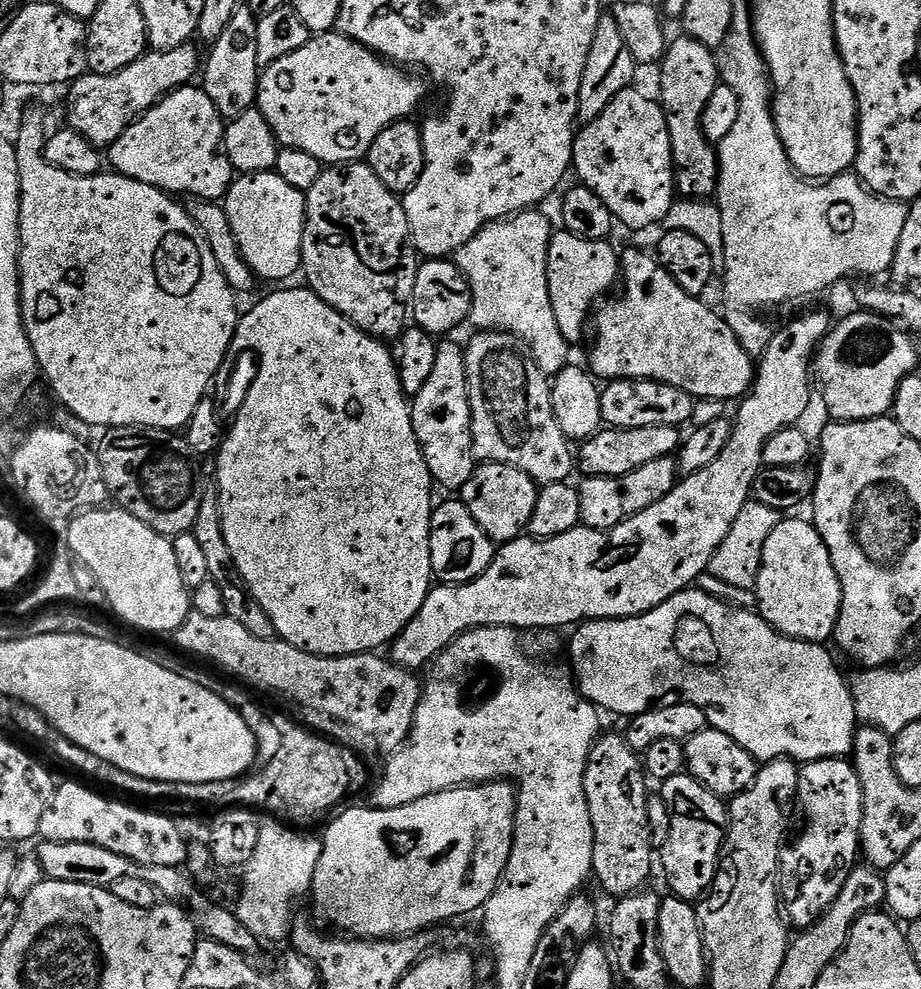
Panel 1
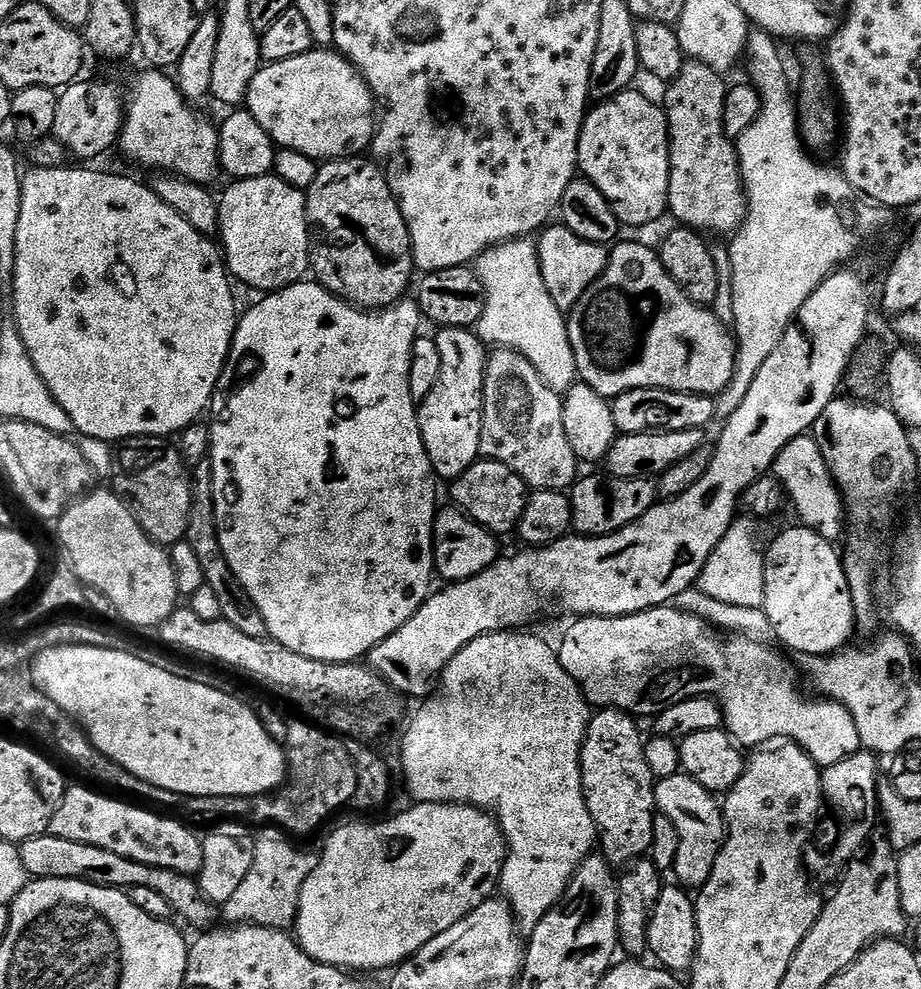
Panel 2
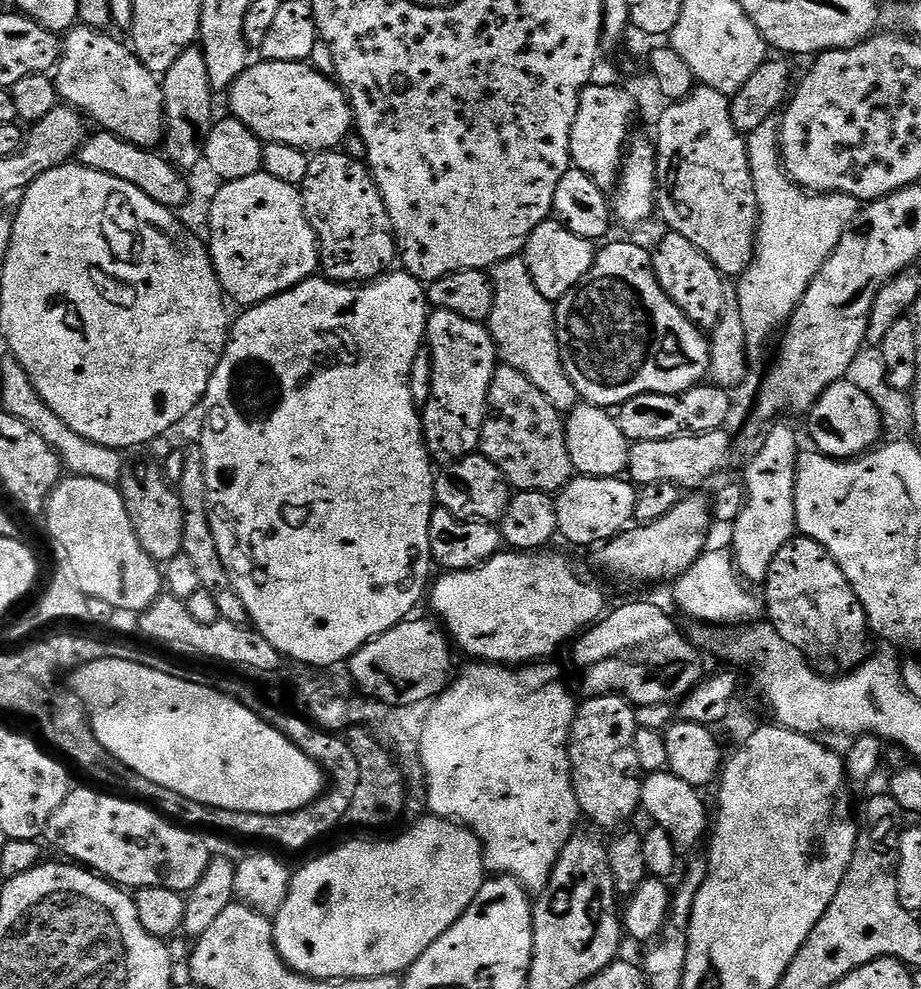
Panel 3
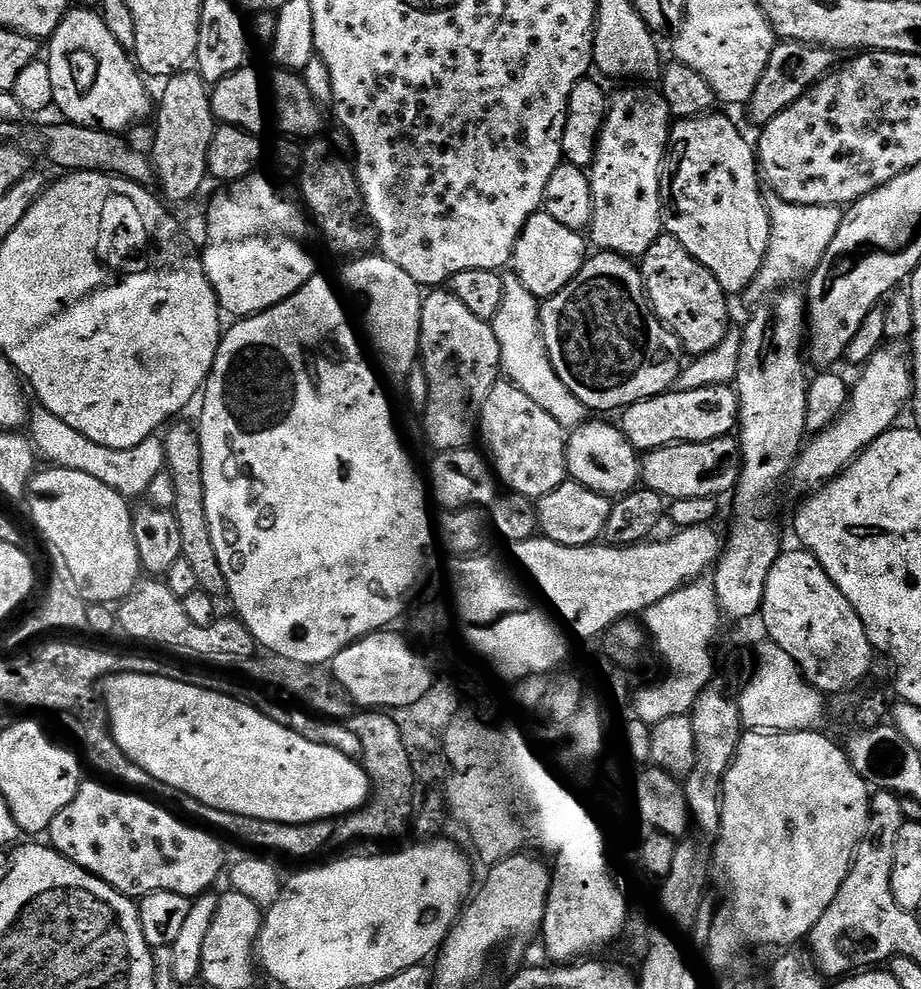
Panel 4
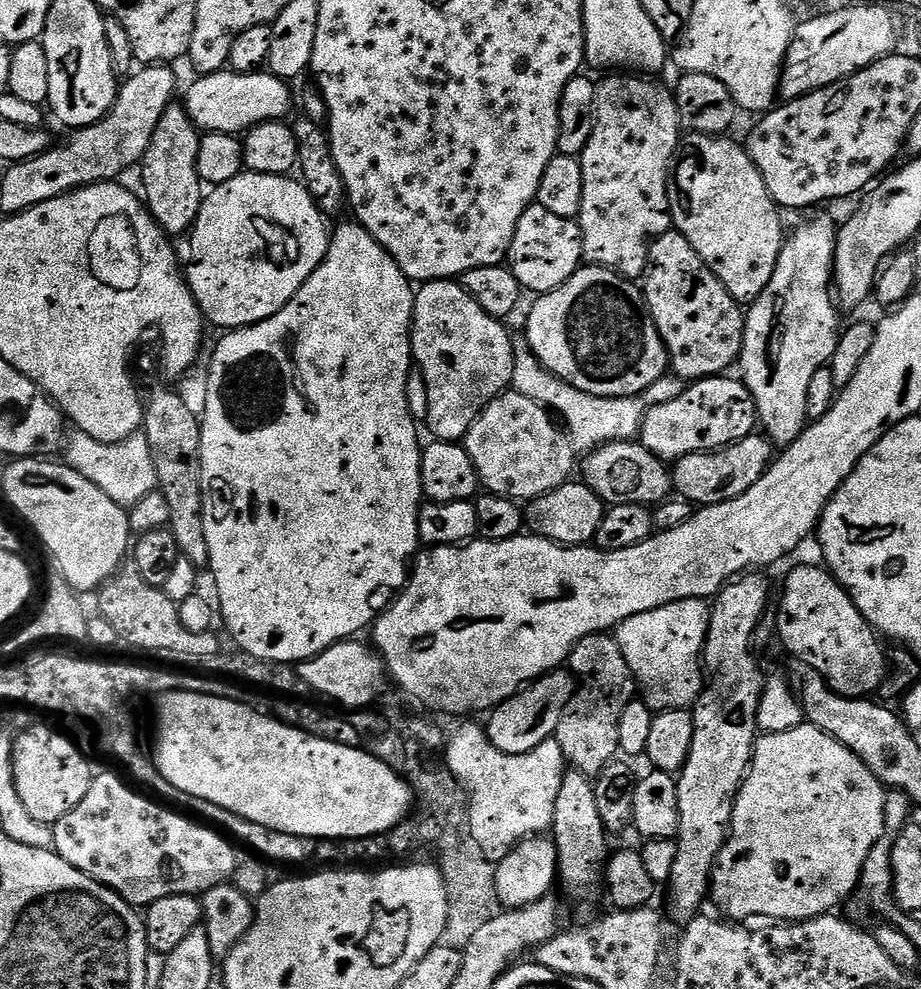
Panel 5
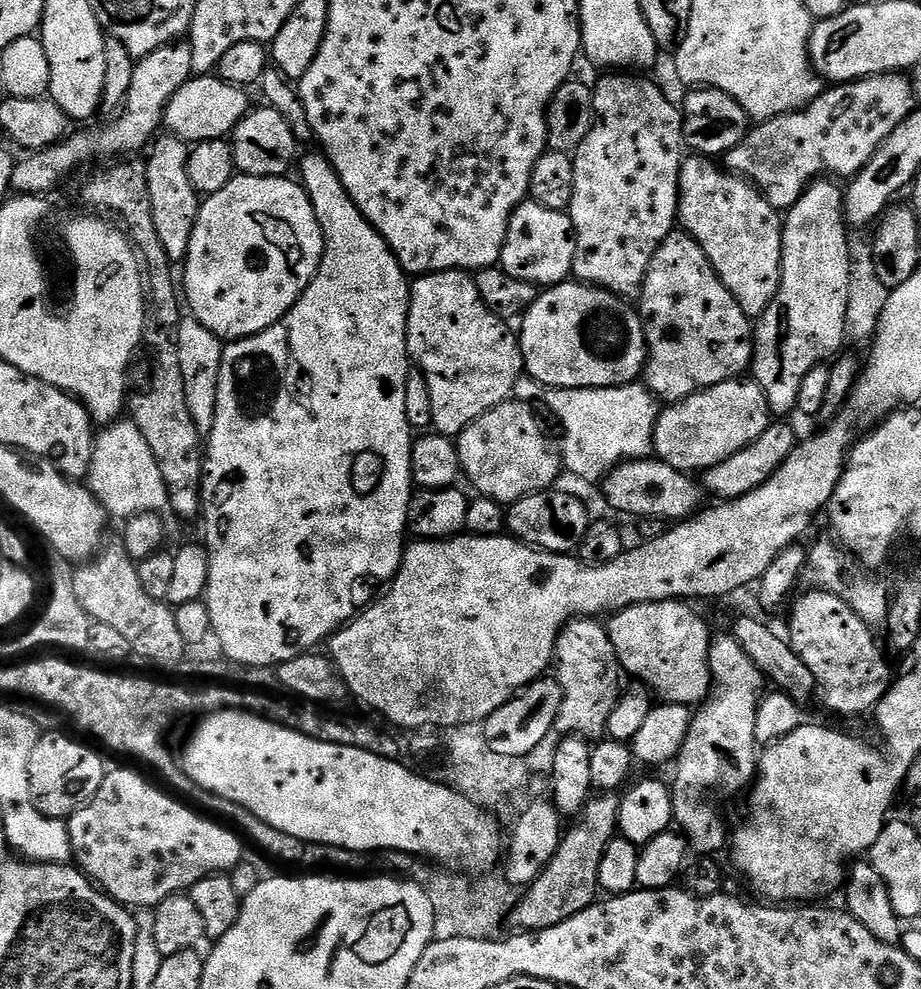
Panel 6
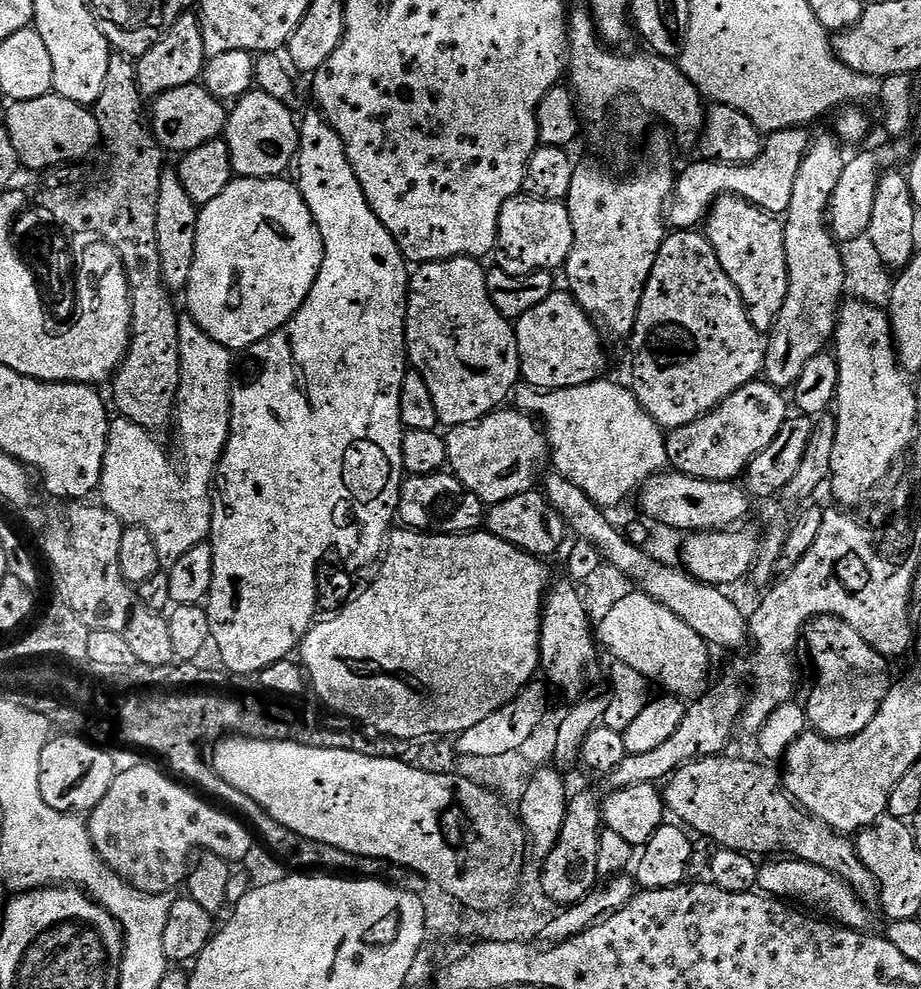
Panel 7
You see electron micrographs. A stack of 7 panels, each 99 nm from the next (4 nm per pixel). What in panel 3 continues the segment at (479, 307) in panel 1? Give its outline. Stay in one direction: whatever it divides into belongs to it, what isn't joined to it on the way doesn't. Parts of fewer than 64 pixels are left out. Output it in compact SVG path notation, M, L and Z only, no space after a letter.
M523 255L498 262L490 275L494 286L494 306L486 327L496 343L499 359L507 367L526 374L526 378L530 378L530 382L534 382L534 386L546 394L546 398L561 414L571 412L578 403L578 397L574 382L570 382L570 374L566 374L562 366L553 301L538 294L538 286L534 286L534 278L530 278Z

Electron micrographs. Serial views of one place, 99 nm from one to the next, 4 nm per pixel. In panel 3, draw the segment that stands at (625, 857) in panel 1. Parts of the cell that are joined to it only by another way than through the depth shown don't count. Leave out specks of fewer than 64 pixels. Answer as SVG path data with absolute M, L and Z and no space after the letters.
M619 694L587 697L576 709L576 717L568 735L568 761L572 767L572 785L581 813L585 817L589 816L597 824L593 824L597 829L619 829L619 824L630 819L636 808L638 812L641 807L640 795L644 781L638 762L638 750L634 750L637 727L636 708Z

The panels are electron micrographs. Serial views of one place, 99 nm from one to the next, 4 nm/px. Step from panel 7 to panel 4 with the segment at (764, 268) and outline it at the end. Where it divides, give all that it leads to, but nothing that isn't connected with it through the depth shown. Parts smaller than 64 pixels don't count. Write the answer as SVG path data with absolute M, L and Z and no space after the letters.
M713 110L704 113L703 116L680 118L672 125L672 130L668 134L668 155L664 157L664 170L660 174L660 196L664 200L664 232L678 238L678 242L682 242L682 246L686 246L686 250L690 250L692 257L702 266L706 266L706 270L710 270L710 274L714 274L714 278L718 278L724 292L744 294L747 293L748 288L754 282L758 270L762 270L764 265L766 250L770 246L770 214L768 213L768 202L765 193L760 193L762 173L758 167L758 156L753 145L752 148L748 145L747 138L740 133L739 126L730 117L719 116L718 112Z

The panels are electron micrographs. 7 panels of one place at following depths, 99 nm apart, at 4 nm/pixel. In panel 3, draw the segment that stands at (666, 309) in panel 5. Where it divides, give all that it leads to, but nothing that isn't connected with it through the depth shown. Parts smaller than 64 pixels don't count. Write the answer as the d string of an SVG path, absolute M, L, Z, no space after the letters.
M671 230L665 231L665 236L657 242L656 248L651 249L652 269L668 297L694 322L699 328L710 330L720 320L722 314L722 294L726 287L725 277L721 276L719 270L694 246L694 242L682 238L682 234Z

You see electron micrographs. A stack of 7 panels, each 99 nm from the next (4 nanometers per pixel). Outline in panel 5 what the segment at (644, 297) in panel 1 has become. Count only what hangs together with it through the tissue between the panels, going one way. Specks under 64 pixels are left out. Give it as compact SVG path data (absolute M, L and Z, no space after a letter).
M582 266L570 279L567 280L560 288L552 292L546 292L535 297L532 309L528 312L528 333L526 339L528 345L532 348L532 353L540 359L540 364L547 372L554 373L560 380L566 381L570 386L582 390L586 394L594 394L602 398L610 398L613 402L619 402L627 396L641 396L646 389L654 386L669 371L668 348L662 342L658 330L654 326L651 316L646 311L644 303L644 294L639 287L636 288L631 279L627 276L619 276L617 272L611 272L609 268L597 268L595 266Z

